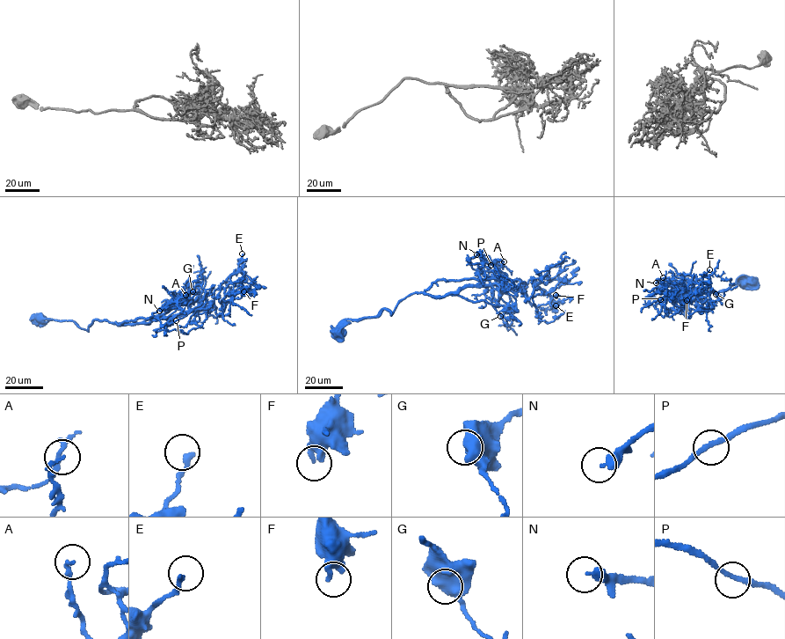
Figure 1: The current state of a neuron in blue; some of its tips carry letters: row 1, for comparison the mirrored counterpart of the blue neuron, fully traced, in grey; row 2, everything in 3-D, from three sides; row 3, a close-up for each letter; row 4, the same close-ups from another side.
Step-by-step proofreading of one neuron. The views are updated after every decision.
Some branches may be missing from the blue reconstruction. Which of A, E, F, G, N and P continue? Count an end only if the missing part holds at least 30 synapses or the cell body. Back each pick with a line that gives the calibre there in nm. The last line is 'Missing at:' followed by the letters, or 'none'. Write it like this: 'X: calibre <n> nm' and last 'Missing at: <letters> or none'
N: calibre 400 nm
Missing at: N

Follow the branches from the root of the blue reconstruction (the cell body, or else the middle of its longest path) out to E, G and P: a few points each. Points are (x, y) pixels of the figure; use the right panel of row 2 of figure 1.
E: (752, 282), (737, 280), (721, 299), (701, 289), (688, 302), (682, 290), (704, 289), (709, 269)
G: (752, 282), (737, 280), (721, 299), (699, 290), (695, 307), (710, 309), (715, 294)
P: (752, 282), (737, 280), (718, 294), (721, 299), (708, 288), (691, 295), (682, 291), (676, 300), (660, 299)

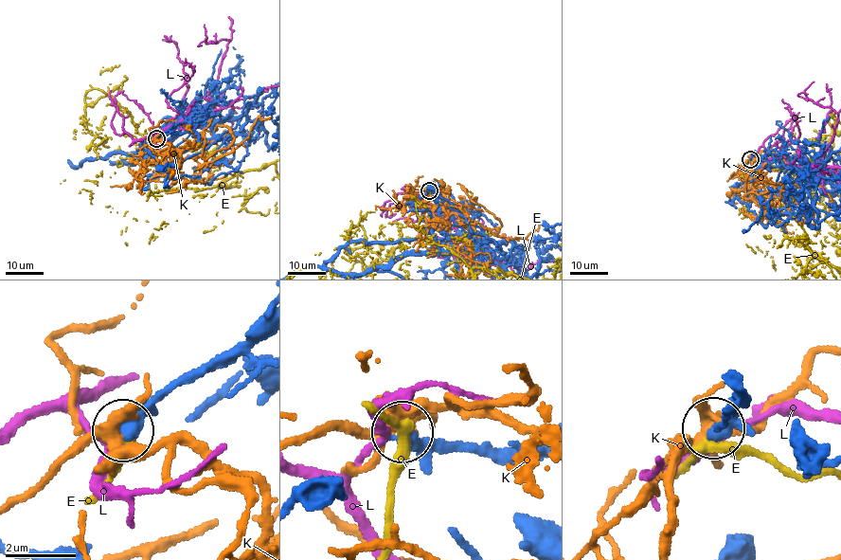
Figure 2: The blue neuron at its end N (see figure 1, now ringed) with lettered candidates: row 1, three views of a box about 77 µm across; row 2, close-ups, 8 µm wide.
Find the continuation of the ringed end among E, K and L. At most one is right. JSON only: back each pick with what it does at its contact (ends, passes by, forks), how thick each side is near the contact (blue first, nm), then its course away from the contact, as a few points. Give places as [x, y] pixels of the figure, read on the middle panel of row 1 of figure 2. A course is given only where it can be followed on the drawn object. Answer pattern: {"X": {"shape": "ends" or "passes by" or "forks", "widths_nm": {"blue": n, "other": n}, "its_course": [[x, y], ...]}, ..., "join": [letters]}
{"join": []}

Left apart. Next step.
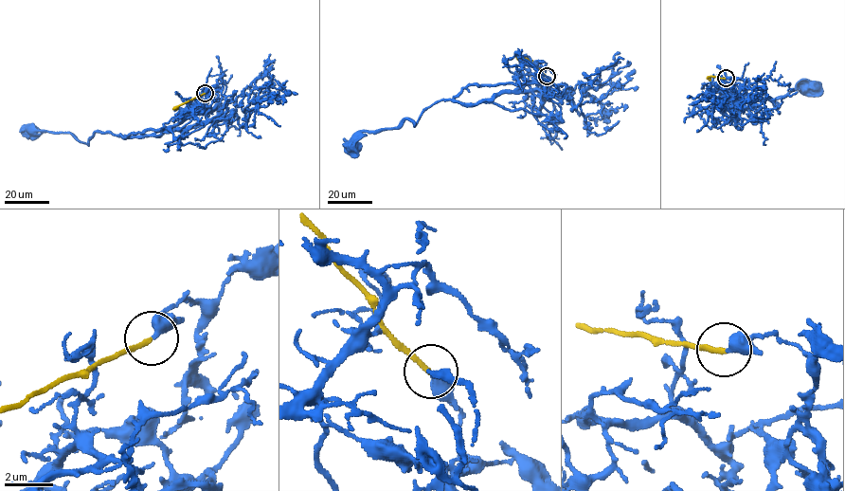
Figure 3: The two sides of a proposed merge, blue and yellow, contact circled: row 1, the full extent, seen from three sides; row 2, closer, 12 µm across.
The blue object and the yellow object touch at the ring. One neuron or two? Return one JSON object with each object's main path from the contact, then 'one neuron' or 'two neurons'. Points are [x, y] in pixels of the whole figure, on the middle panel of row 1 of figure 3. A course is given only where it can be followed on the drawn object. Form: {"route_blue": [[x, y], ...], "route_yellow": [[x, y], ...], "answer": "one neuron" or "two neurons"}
{"route_blue": [[546, 77], [544, 89], [475, 103], [436, 101], [415, 125], [406, 118], [396, 128], [361, 131], [350, 148]], "route_yellow": [[546, 77], [534, 62], [516, 57]], "answer": "one neuron"}

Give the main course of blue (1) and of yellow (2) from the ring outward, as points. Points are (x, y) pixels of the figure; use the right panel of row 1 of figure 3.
1: (726, 79), (734, 80), (742, 111), (755, 95), (778, 107), (774, 101), (797, 84), (815, 87)
2: (726, 79), (708, 78)

